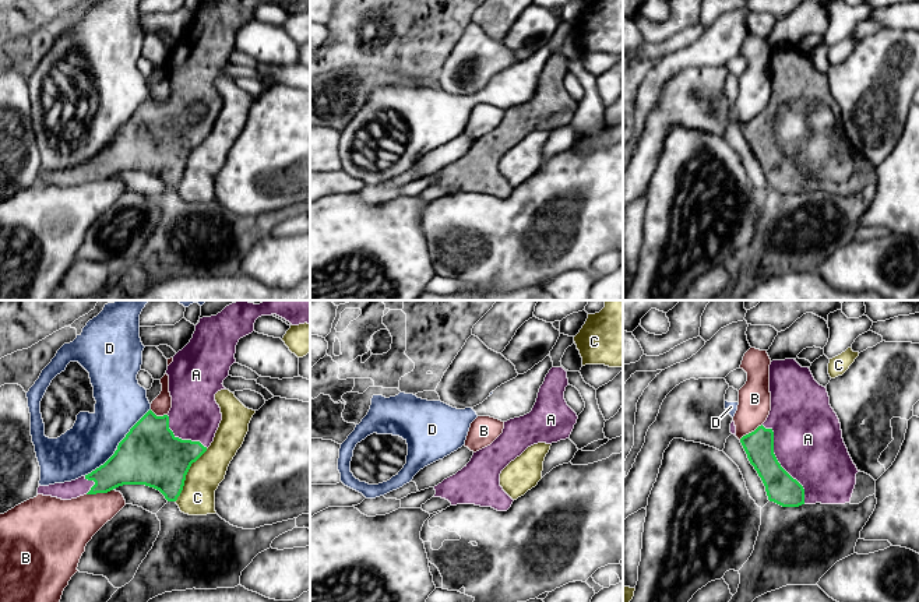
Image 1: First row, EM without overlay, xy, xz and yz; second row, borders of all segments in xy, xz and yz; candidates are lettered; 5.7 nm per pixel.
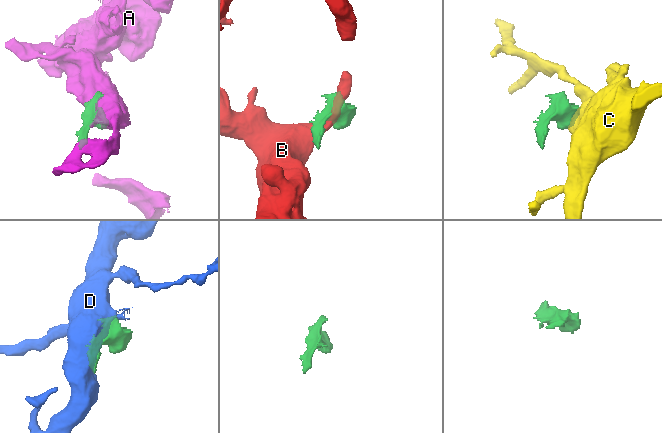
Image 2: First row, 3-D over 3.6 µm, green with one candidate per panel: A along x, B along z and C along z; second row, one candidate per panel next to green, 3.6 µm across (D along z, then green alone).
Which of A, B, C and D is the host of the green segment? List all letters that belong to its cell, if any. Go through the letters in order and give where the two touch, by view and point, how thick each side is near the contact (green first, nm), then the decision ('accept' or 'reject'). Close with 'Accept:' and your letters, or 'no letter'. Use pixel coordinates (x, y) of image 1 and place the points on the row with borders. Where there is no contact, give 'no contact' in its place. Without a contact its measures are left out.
A: yz (778, 463) | 180/400 nm | accept
B: xy (99, 492) | 240/280 nm | reject
C: xy (186, 474) | 360/200 nm | reject
D: xy (131, 428) | 360/280 nm | reject
Accept: A

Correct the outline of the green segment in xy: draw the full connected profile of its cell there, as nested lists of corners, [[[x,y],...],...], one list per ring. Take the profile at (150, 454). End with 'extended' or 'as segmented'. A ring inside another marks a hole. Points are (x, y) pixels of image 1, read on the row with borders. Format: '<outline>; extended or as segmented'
[[[239,300],[216,316],[200,318],[193,338],[173,356],[166,370],[172,397],[169,413],[156,416],[149,409],[103,465],[71,482],[39,485],[38,494],[71,500],[84,494],[108,493],[123,485],[145,485],[159,490],[168,501],[176,501],[191,464],[211,446],[222,420],[215,394],[226,390],[222,383],[229,376],[230,366],[236,363],[239,339],[254,331],[258,317],[271,314],[285,318],[292,325],[310,324],[310,300],[264,300],[260,304]]]; extended

